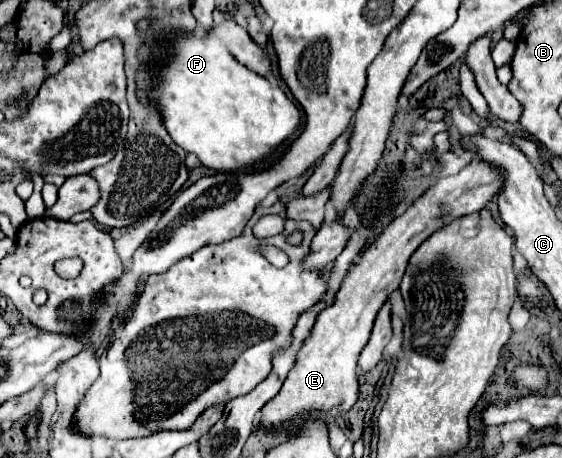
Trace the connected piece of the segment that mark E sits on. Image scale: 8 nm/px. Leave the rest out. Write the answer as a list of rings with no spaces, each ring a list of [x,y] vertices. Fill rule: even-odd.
[[[476,157],[460,173],[440,177],[424,195],[414,201],[412,207],[408,207],[408,211],[398,215],[356,259],[348,271],[348,277],[344,279],[344,285],[340,287],[340,293],[336,295],[334,305],[324,309],[324,313],[320,313],[316,319],[312,337],[302,345],[296,365],[288,373],[278,395],[262,409],[260,423],[264,427],[278,429],[284,425],[284,421],[304,417],[312,411],[328,411],[330,407],[338,407],[340,413],[348,411],[358,399],[358,355],[370,339],[376,313],[388,301],[390,293],[398,289],[410,255],[418,249],[420,241],[424,241],[428,233],[440,229],[440,225],[484,209],[502,191],[502,187],[502,169]]]

